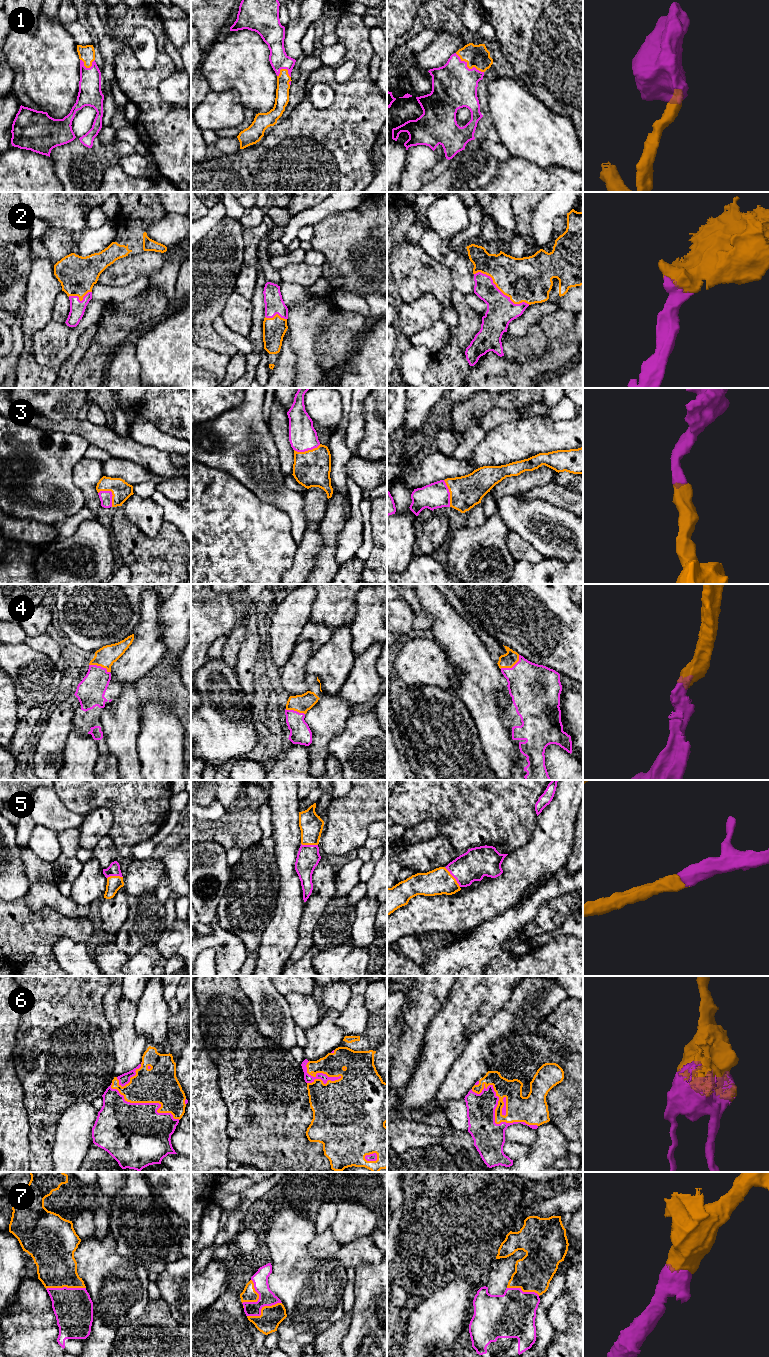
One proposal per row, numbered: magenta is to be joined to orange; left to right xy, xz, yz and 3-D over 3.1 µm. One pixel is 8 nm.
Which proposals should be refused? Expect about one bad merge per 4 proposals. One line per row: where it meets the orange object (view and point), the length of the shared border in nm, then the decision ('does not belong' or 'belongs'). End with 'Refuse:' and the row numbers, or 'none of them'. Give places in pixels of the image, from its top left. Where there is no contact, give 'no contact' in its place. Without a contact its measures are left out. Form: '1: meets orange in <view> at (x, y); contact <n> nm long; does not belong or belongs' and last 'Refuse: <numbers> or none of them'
1: meets orange in yz at (468, 67); contact 280 nm long; belongs
2: meets orange in yz at (500, 290); contact 500 nm long; belongs
3: meets orange in xy at (112, 494); contact 170 nm long; belongs
4: meets orange in yz at (511, 667); contact 190 nm long; belongs
5: meets orange in yz at (453, 877); contact 200 nm long; belongs
6: meets orange in yz at (495, 1115); contact 600 nm long; belongs
7: meets orange in xz at (262, 1308); contact 300 nm long; belongs
Refuse: none of them

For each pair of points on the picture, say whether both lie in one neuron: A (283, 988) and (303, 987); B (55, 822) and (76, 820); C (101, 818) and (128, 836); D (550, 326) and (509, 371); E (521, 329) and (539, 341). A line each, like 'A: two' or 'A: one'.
A: one
B: one
C: two
D: one
E: two

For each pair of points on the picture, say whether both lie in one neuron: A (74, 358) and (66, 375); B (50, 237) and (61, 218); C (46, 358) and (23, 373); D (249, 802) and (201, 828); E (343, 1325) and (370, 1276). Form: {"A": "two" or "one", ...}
{"A": "one", "B": "two", "C": "two", "D": "one", "E": "two"}

